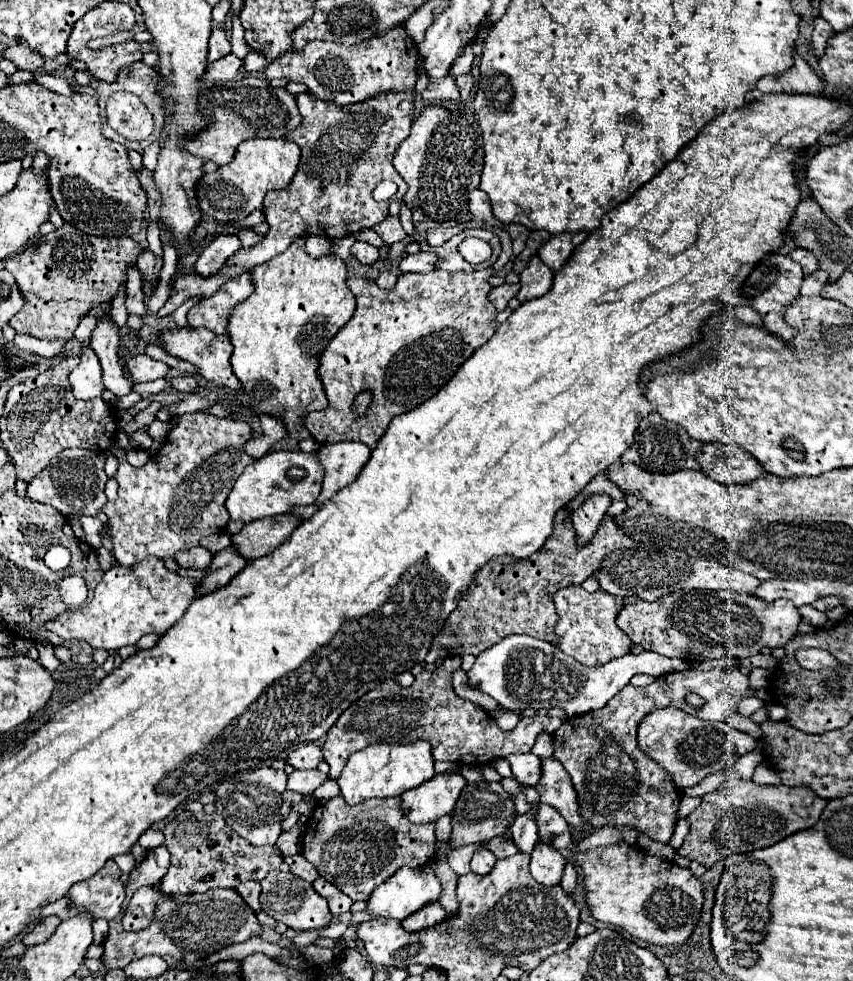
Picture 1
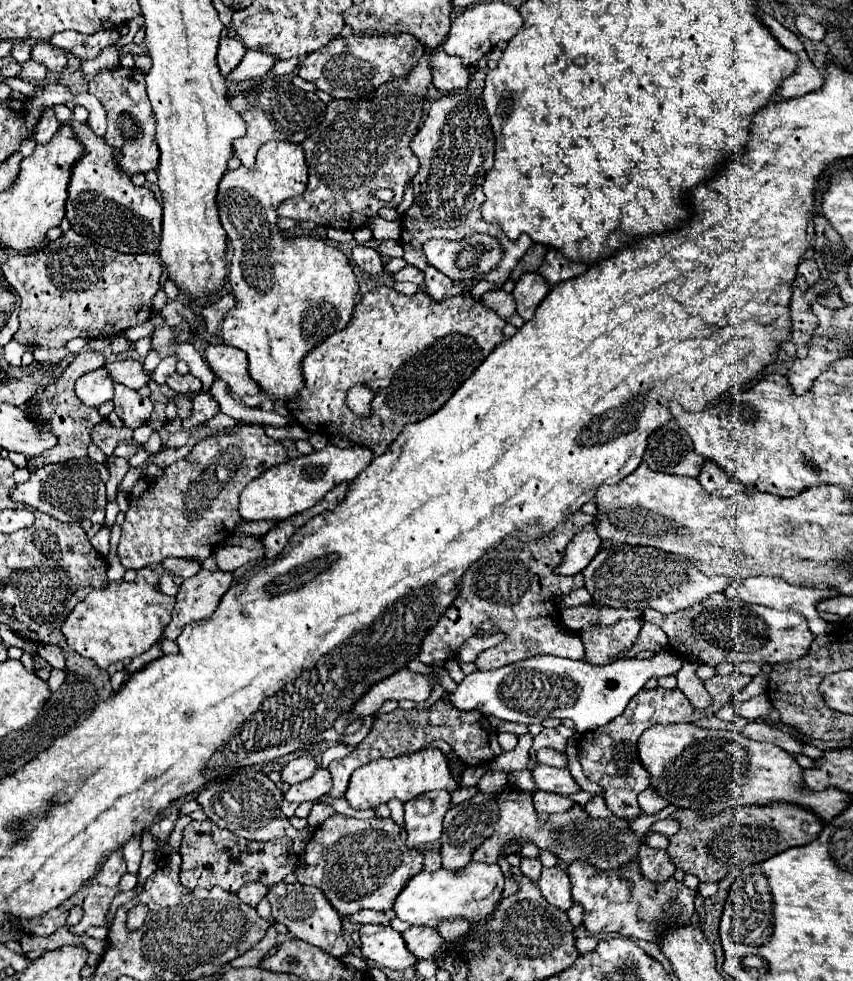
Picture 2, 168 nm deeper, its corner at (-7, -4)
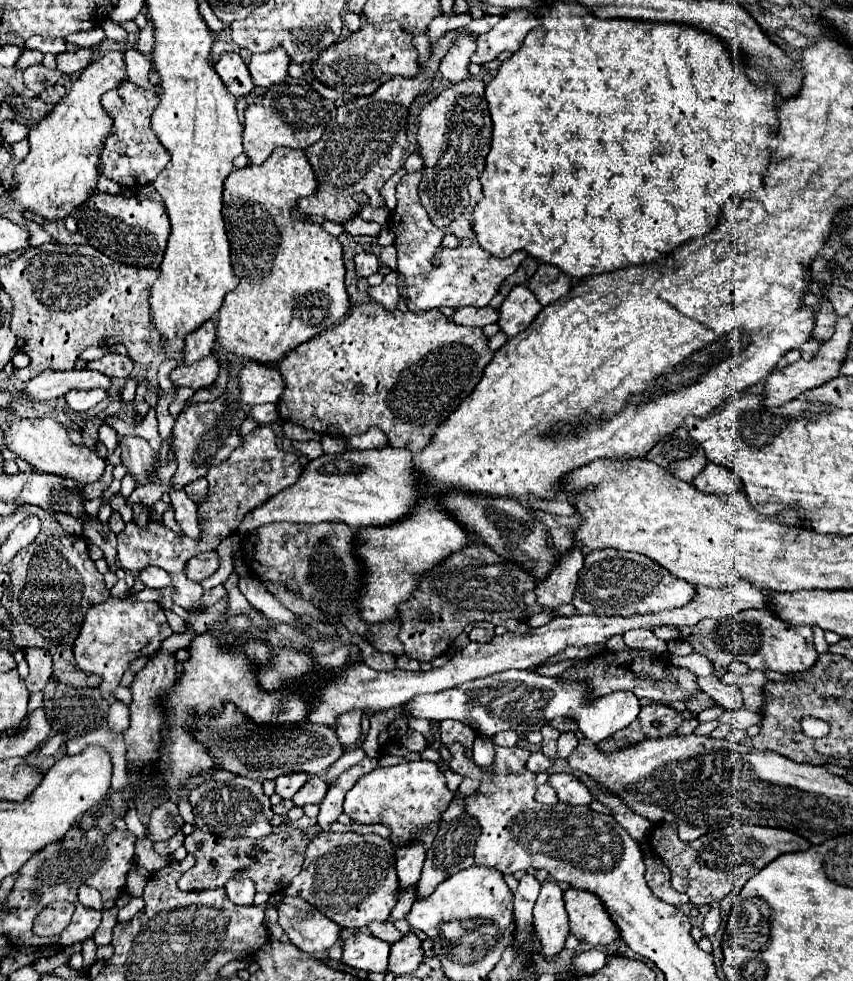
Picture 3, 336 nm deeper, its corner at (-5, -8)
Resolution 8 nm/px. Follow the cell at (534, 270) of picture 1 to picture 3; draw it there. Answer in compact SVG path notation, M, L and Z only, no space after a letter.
M514 286L502 302L500 318L496 324L500 326L500 332L506 334L506 338L512 338L528 328L540 310L542 306L538 300L534 300L532 292L526 286Z

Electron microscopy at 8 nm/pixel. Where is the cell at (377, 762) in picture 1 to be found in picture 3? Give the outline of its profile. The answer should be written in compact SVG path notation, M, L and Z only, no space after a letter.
M418 760L388 768L376 768L362 776L346 794L344 814L358 824L384 824L390 828L390 842L396 848L420 840L420 830L440 822L454 794L446 786L444 774L434 762Z

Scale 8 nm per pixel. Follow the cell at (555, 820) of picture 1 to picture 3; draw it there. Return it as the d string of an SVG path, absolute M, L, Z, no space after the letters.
M544 784L544 786L538 786L536 800L542 802L542 804L556 804L558 796L556 796L556 792L554 792L554 788L550 784Z

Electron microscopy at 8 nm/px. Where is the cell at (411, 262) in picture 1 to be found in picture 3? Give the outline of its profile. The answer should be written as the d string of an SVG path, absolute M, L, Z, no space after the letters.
M398 272L386 274L384 280L382 280L382 284L372 286L372 288L368 288L366 292L368 292L368 296L370 296L376 304L380 304L382 308L394 310L394 308L396 308L396 302L400 300L400 296L398 296Z

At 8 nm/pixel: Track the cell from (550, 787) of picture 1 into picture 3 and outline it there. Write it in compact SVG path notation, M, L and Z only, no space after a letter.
M568 888L564 902L570 916L570 932L580 942L600 946L618 938L618 928L614 928L608 912L602 908L602 902L596 896Z

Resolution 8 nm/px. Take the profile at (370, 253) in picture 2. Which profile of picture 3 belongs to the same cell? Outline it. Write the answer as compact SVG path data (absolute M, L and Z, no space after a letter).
M360 252L354 256L354 264L356 264L356 274L362 278L368 278L370 274L378 272L378 258L370 252Z

